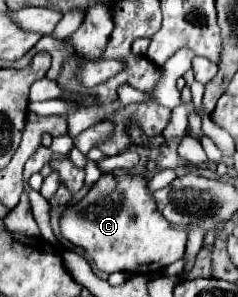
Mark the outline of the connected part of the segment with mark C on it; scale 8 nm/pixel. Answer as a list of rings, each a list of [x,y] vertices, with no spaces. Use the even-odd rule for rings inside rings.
[[[102,175],[78,205],[62,211],[60,233],[76,247],[82,247],[96,269],[106,275],[114,271],[154,275],[178,261],[186,251],[186,231],[170,227],[156,211],[154,197],[146,191],[146,181],[130,175]],[[132,215],[138,215],[138,221]]]

